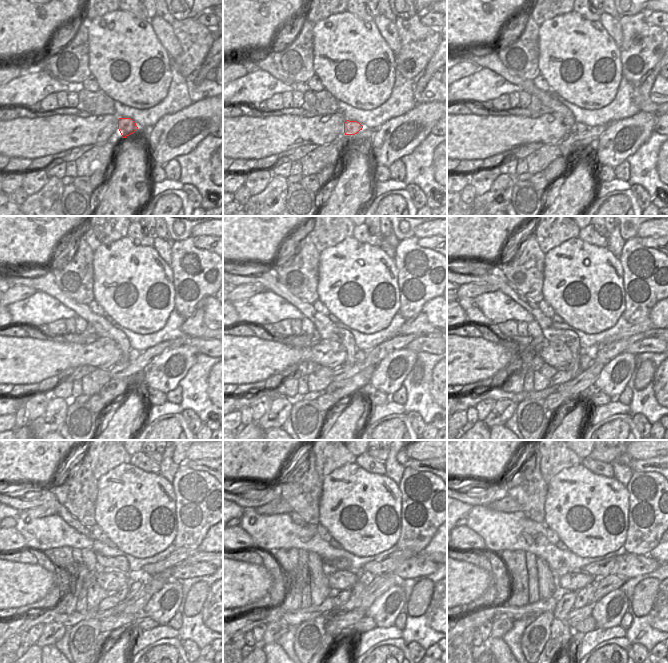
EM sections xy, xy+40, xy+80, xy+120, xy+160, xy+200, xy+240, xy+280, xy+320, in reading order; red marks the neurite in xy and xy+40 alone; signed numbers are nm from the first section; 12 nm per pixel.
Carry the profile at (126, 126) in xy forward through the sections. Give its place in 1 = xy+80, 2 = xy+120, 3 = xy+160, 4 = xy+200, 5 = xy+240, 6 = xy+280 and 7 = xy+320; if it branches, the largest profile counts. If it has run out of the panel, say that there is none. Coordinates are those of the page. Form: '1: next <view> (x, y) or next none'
1: next xy+80 (577, 128)
2: next xy+120 (133, 354)
3: next xy+160 (360, 355)
4: next xy+200 (585, 359)
5: next xy+240 (136, 586)
6: next xy+280 (357, 591)
7: next xy+320 (583, 597)

